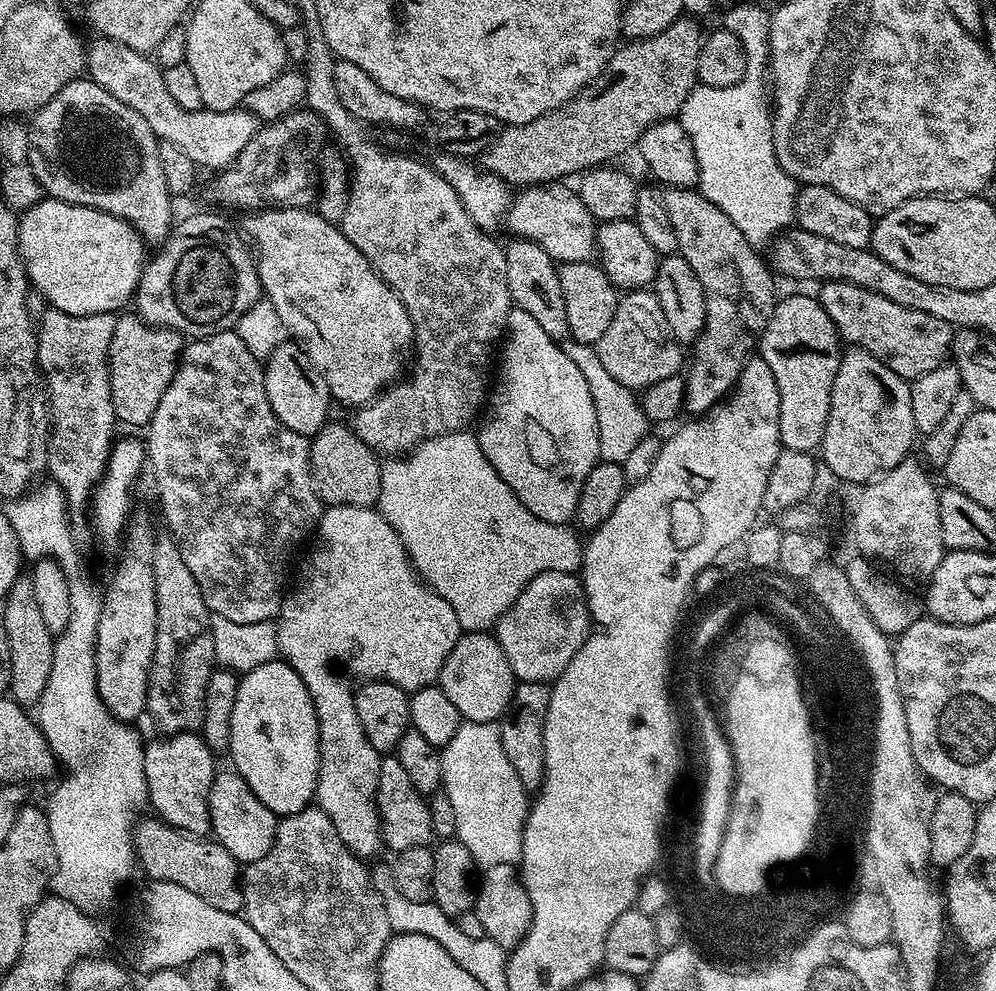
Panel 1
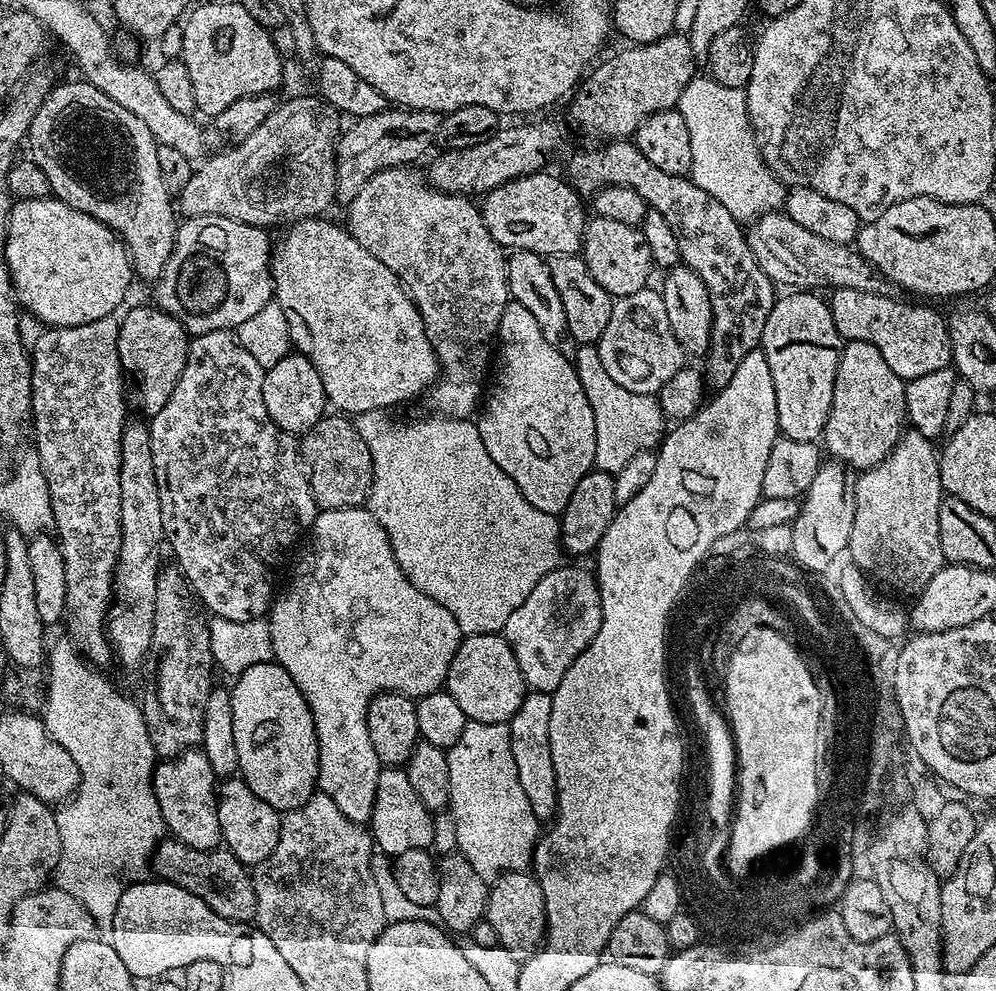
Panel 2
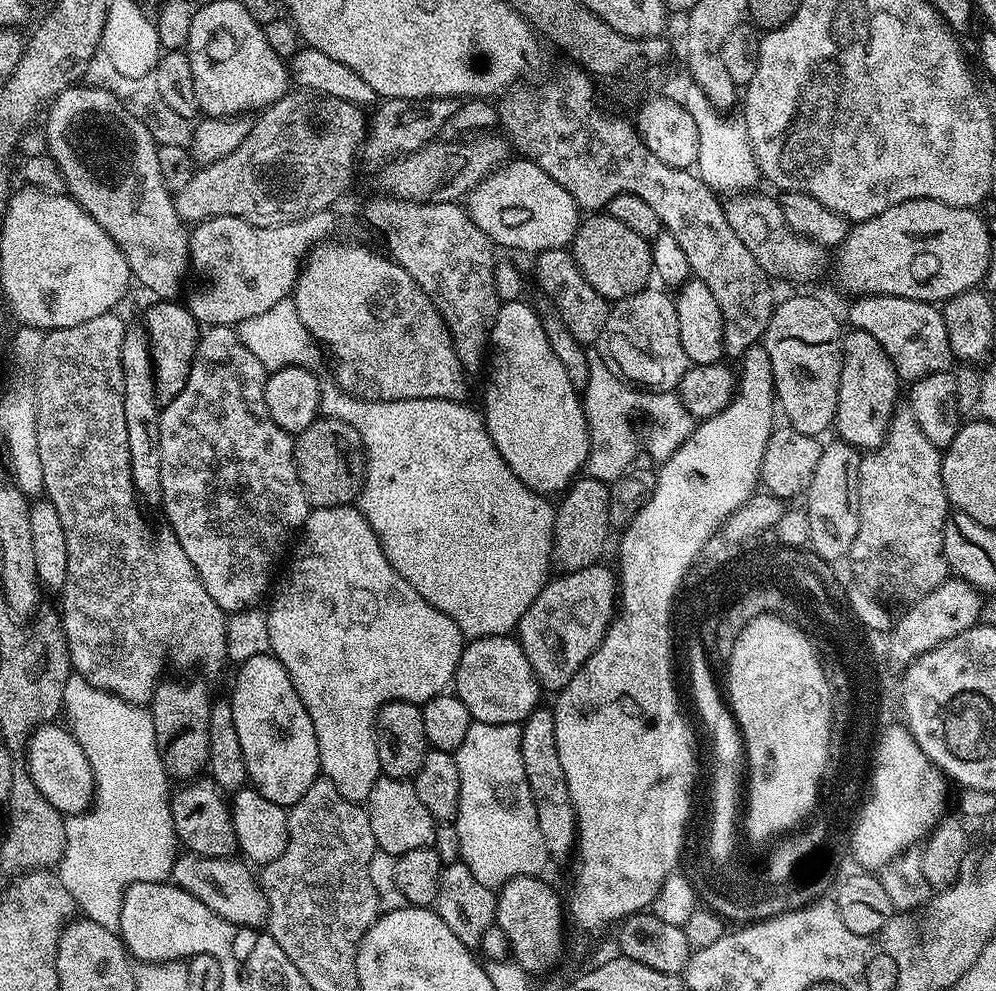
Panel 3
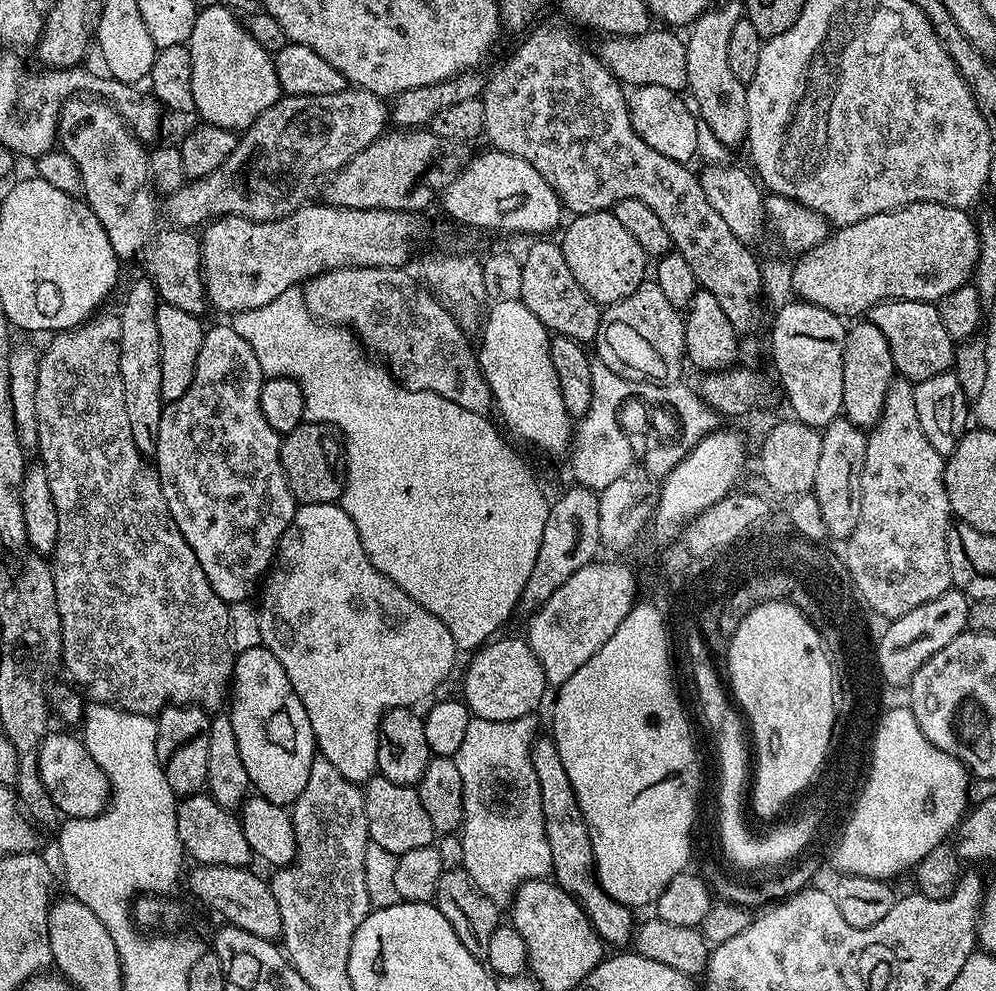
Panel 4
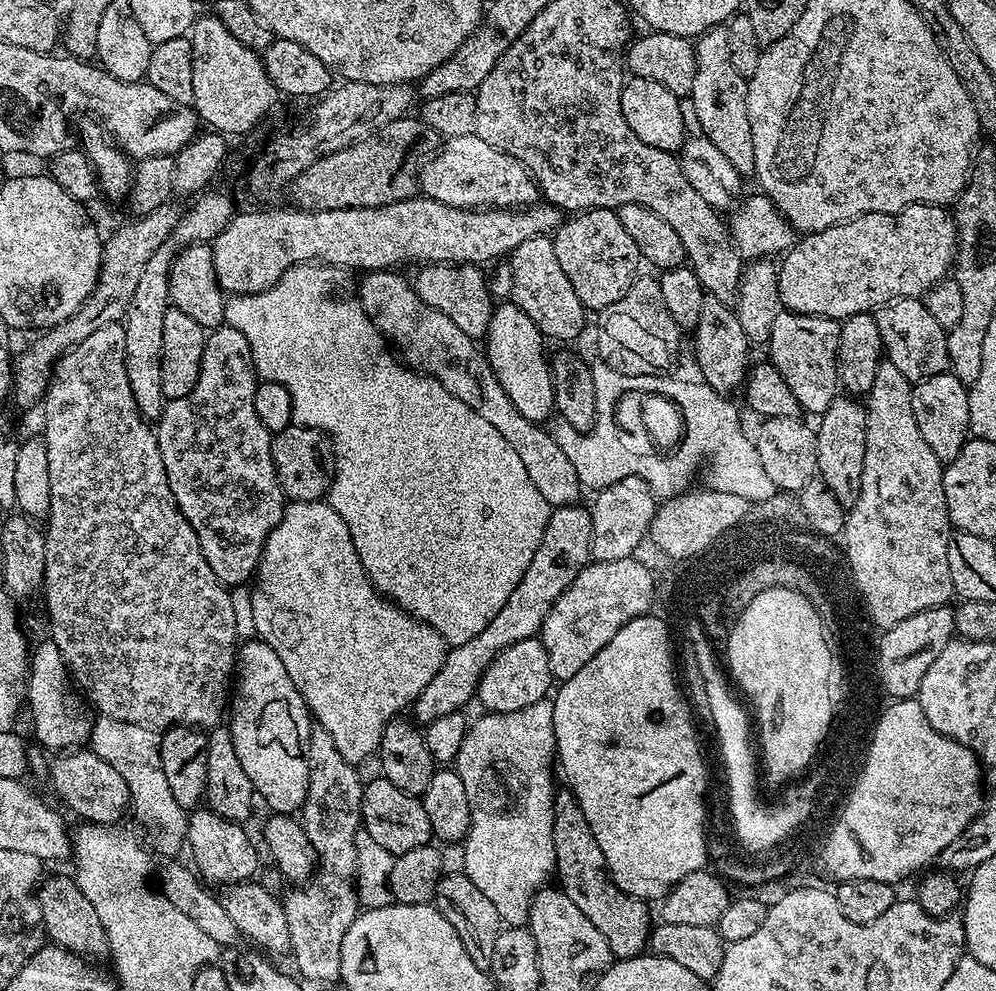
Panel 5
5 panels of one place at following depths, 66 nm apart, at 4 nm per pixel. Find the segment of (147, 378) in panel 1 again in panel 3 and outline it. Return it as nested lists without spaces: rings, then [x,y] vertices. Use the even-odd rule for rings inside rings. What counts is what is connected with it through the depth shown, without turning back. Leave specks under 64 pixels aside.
[[[162,299],[152,303],[156,304],[150,305],[144,312],[142,332],[152,357],[152,372],[156,375],[156,398],[161,405],[166,405],[180,393],[182,386],[186,386],[202,328],[189,315],[183,303]]]

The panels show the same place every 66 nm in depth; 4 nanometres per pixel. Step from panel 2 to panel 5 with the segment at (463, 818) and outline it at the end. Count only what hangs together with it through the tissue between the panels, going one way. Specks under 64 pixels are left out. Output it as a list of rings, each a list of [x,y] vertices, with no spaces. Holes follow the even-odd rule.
[[[545,698],[534,702],[534,706],[526,706],[526,710],[518,710],[514,713],[514,718],[484,718],[488,720],[475,721],[474,724],[474,740],[476,736],[476,752],[471,752],[471,750],[465,750],[457,754],[454,761],[454,770],[462,778],[462,786],[466,786],[466,798],[470,798],[470,830],[468,831],[468,837],[463,840],[464,849],[466,850],[466,866],[463,870],[463,875],[470,878],[470,882],[474,882],[474,886],[478,886],[478,890],[482,890],[482,894],[486,894],[486,898],[490,898],[490,902],[494,906],[494,910],[498,910],[501,921],[507,927],[510,928],[519,928],[521,926],[527,925],[528,923],[528,911],[532,905],[532,899],[536,897],[536,893],[540,891],[541,888],[545,887],[553,879],[555,870],[556,870],[556,859],[554,858],[554,798],[556,797],[557,785],[552,784],[552,768],[554,772],[554,761],[557,759],[556,754],[556,735],[554,734],[554,710],[552,709],[552,700]]]

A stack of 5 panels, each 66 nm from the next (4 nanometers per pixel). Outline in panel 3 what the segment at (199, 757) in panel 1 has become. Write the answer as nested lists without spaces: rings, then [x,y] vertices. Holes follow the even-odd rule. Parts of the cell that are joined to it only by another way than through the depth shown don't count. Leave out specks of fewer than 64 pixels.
[[[193,778],[181,783],[180,788],[171,793],[169,804],[170,814],[174,818],[174,830],[177,841],[184,844],[194,856],[210,858],[228,858],[237,851],[232,825],[232,813],[225,793],[217,788],[211,778]]]

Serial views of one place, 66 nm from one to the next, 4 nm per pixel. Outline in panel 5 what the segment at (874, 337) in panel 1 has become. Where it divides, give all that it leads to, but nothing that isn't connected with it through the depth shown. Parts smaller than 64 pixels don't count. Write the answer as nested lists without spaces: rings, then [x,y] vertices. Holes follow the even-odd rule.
[[[909,298],[894,300],[883,308],[875,309],[874,315],[878,322],[878,330],[882,334],[884,356],[911,384],[921,384],[926,378],[934,378],[938,374],[949,371],[950,350],[948,349],[947,331],[926,310],[923,299]]]

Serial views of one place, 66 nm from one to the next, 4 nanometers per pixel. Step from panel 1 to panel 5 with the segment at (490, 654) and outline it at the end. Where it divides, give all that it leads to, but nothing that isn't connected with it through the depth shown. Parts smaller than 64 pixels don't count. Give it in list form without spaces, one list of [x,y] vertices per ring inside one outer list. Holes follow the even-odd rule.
[[[539,638],[514,642],[514,646],[506,646],[498,658],[490,662],[490,666],[482,674],[479,686],[476,687],[475,699],[488,714],[514,714],[518,710],[526,710],[526,706],[534,706],[534,702],[545,699],[553,691],[554,677],[550,670],[550,658],[546,654],[546,646]]]

